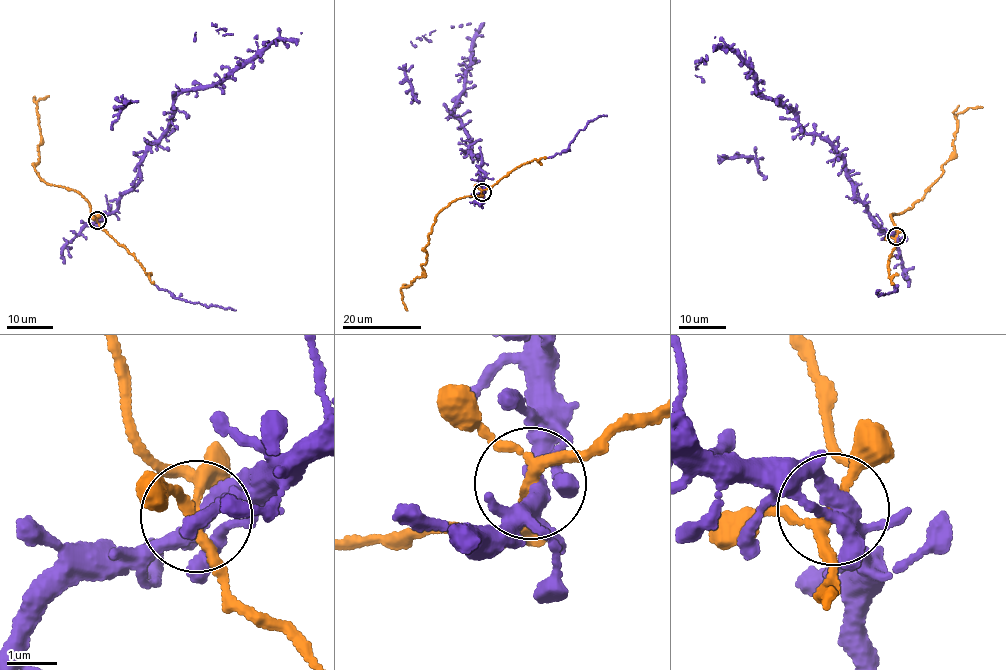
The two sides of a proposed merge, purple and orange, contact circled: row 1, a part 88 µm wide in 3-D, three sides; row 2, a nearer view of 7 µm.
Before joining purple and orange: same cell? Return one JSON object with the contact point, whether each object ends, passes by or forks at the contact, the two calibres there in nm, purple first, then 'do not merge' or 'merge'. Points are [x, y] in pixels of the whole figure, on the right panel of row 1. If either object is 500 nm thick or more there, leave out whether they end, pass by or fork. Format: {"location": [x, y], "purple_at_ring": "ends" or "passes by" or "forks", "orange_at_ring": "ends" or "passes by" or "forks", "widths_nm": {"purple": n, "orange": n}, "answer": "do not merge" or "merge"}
{"location": [896, 236], "purple_at_ring": "forks", "orange_at_ring": "forks", "widths_nm": {"purple": 320, "orange": 170}, "answer": "merge"}

